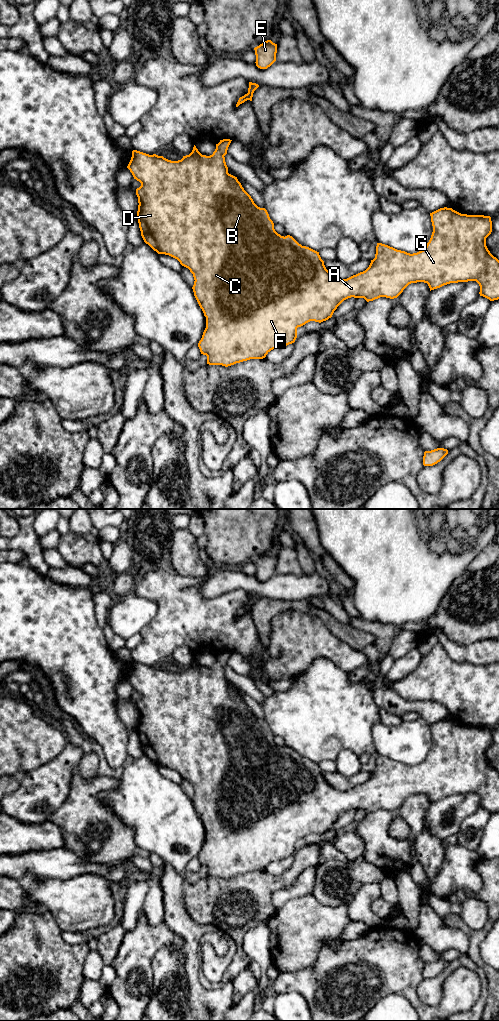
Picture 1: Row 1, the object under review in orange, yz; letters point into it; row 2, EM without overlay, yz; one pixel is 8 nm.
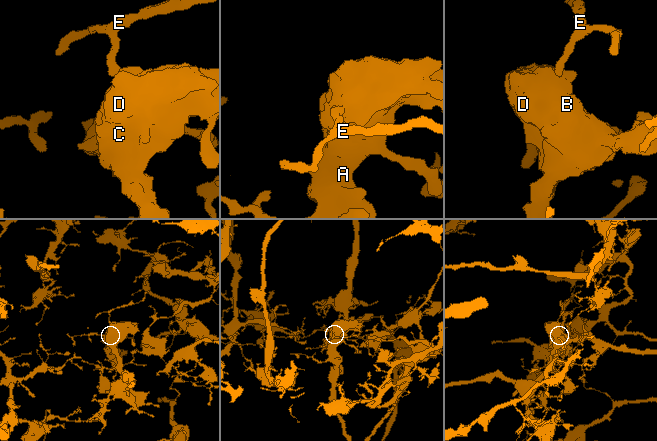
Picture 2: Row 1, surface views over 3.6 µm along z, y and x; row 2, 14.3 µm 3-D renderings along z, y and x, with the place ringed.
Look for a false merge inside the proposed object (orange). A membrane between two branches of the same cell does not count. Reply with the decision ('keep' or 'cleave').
keep

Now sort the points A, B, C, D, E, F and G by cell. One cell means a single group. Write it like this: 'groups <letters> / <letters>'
groups A B C D E F G

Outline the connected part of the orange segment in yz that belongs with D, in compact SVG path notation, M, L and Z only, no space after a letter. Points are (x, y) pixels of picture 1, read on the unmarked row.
M230 651L220 652L220 654L216 656L215 663L210 668L202 667L194 657L192 664L189 667L183 668L183 670L178 673L171 673L163 668L158 668L156 666L149 667L133 662L131 672L127 678L134 691L141 695L141 698L136 701L139 715L137 731L144 754L158 766L169 767L177 771L182 778L188 780L193 786L195 792L192 799L194 808L206 829L206 840L198 855L198 859L201 866L207 868L207 876L228 879L250 871L263 871L271 862L294 855L297 850L298 839L301 839L310 833L321 835L331 830L334 823L344 812L351 809L364 810L367 814L380 809L394 811L397 810L411 795L427 795L431 803L450 795L476 793L480 798L480 808L483 808L490 813L499 811L499 772L490 765L486 758L486 750L492 744L492 733L490 728L467 727L461 726L452 720L440 720L430 725L433 744L429 754L423 762L410 766L388 757L377 755L375 770L371 772L369 779L365 783L347 791L340 791L326 781L319 764L309 759L302 758L290 747L284 749L278 746L274 741L274 735L270 731L267 722L258 719L251 708L244 702L237 689L228 685L228 679L224 668L227 666L231 653L232 652Z

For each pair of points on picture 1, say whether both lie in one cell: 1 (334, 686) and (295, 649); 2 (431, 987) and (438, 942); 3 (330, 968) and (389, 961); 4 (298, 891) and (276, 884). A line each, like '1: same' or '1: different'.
1: different
2: different
3: same
4: different

